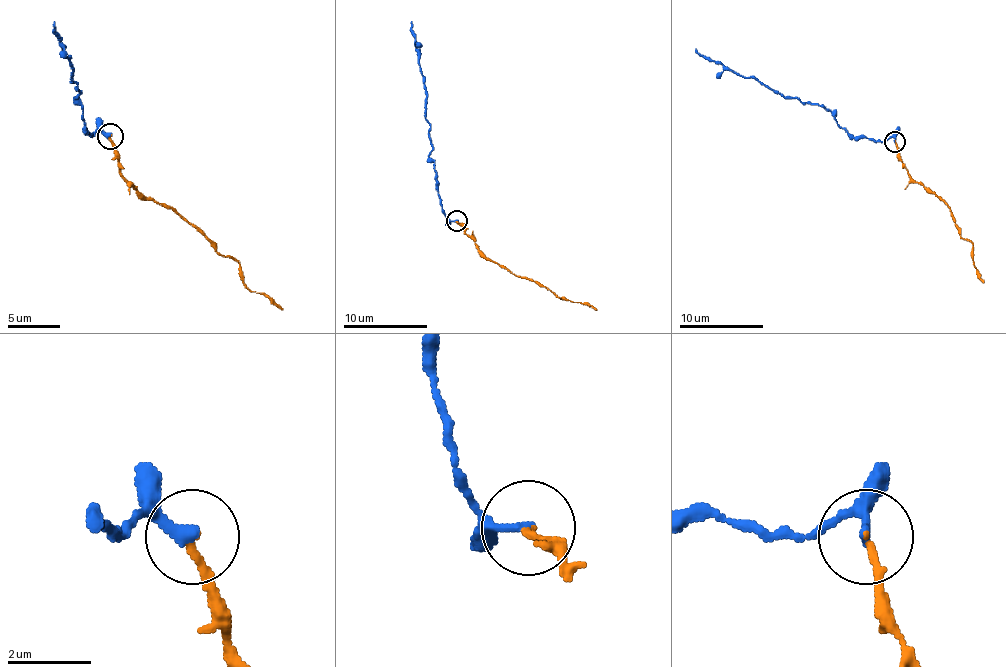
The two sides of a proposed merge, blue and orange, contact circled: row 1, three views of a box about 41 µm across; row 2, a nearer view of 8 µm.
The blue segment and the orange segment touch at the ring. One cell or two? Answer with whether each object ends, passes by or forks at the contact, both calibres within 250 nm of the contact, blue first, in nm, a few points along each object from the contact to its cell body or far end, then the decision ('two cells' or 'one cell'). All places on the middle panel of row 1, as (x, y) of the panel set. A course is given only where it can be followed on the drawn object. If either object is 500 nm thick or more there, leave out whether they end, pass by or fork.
blue ends; orange ends; calibres 260 and 150 nm; course blue (456, 221), (441, 207), (435, 162), (429, 156), (433, 148), (431, 124), (426, 120), (412, 21); course orange (456, 221), (486, 255), (517, 276), (543, 285), (559, 297), (587, 304), (597, 310); one cell

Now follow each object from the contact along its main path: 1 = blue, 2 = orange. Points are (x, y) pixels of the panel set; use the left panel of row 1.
1: (109, 135), (101, 130), (91, 135), (86, 130), (83, 112), (75, 99), (81, 94), (73, 81), (55, 21)
2: (109, 138), (122, 177), (145, 197), (169, 205), (236, 262), (252, 291), (270, 296), (283, 309)

